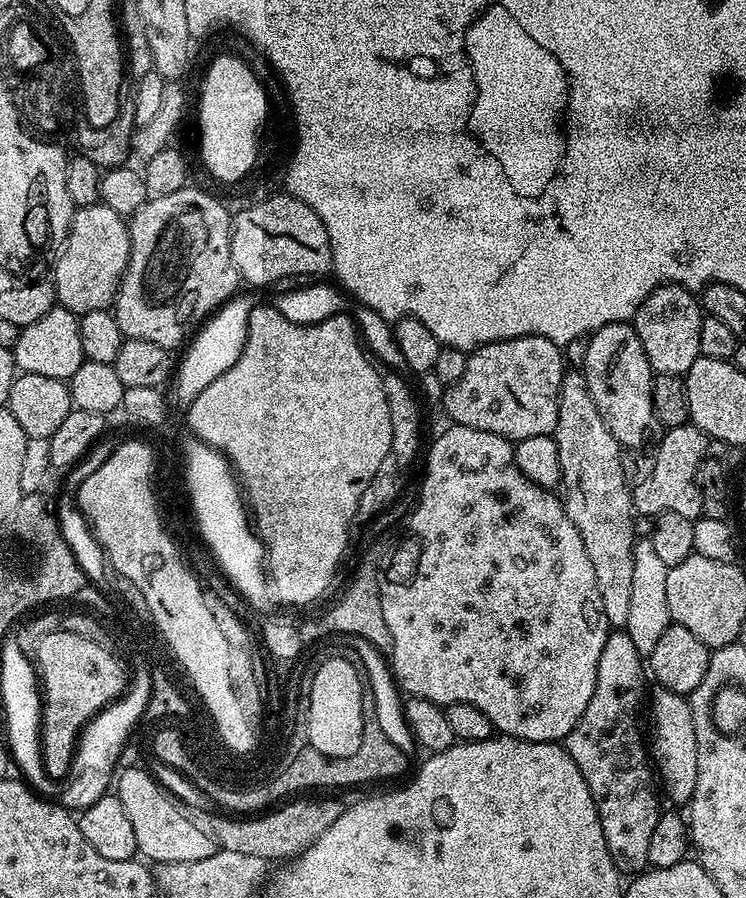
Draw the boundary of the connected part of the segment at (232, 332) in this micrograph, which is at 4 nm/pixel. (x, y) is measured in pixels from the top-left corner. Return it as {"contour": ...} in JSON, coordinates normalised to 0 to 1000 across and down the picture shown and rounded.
{"contour":[[[318,327],[304,339],[291,343],[273,357],[267,369],[256,375],[255,382],[251,384],[252,393],[243,401],[240,398],[239,409],[233,414],[236,441],[243,445],[243,451],[257,450],[260,443],[265,443],[265,439],[271,439],[271,434],[276,434],[276,430],[282,430],[282,425],[287,425],[287,421],[303,416],[303,412],[308,412],[308,408],[314,408],[314,403],[319,403],[319,399],[330,385],[335,350],[345,342],[345,335],[338,335],[335,331],[326,330],[326,327]]]}

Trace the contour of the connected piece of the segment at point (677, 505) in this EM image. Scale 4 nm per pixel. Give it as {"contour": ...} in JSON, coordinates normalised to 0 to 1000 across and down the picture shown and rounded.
{"contour":[[[924,470],[914,474],[903,474],[889,482],[878,496],[879,504],[870,512],[863,512],[845,526],[847,546],[847,565],[867,577],[878,577],[890,570],[914,572],[914,577],[932,579],[942,571],[938,542],[933,539],[933,529],[940,512],[950,507],[950,487],[940,477]]]}

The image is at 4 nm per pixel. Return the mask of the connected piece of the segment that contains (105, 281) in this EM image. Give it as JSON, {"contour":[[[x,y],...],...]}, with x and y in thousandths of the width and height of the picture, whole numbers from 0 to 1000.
{"contour":[[[137,226],[102,232],[97,237],[97,249],[91,253],[91,268],[80,277],[67,303],[70,317],[75,320],[79,342],[103,350],[145,343],[154,335],[155,325],[161,321],[161,311],[172,300],[173,287],[174,261],[168,242],[158,239],[153,234],[147,234],[147,229]]]}

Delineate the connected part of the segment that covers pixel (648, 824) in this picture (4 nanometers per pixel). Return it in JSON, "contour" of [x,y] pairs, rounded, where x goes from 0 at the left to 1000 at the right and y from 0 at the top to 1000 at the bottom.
{"contour":[[[839,702],[816,703],[812,719],[807,719],[807,733],[802,733],[796,777],[791,777],[786,795],[775,800],[775,808],[769,808],[769,813],[764,813],[764,817],[753,825],[764,844],[769,844],[769,853],[775,853],[775,857],[780,857],[780,866],[786,866],[786,875],[796,889],[796,898],[807,915],[807,929],[812,933],[818,955],[836,973],[857,973],[870,965],[871,932],[877,929],[877,920],[882,920],[882,911],[887,903],[882,873],[877,867],[877,855],[871,850],[870,834],[866,832],[866,820],[865,816],[863,820],[858,816],[858,783],[862,780],[865,783],[866,780],[863,753],[866,757],[866,735],[850,720],[845,706]]]}

